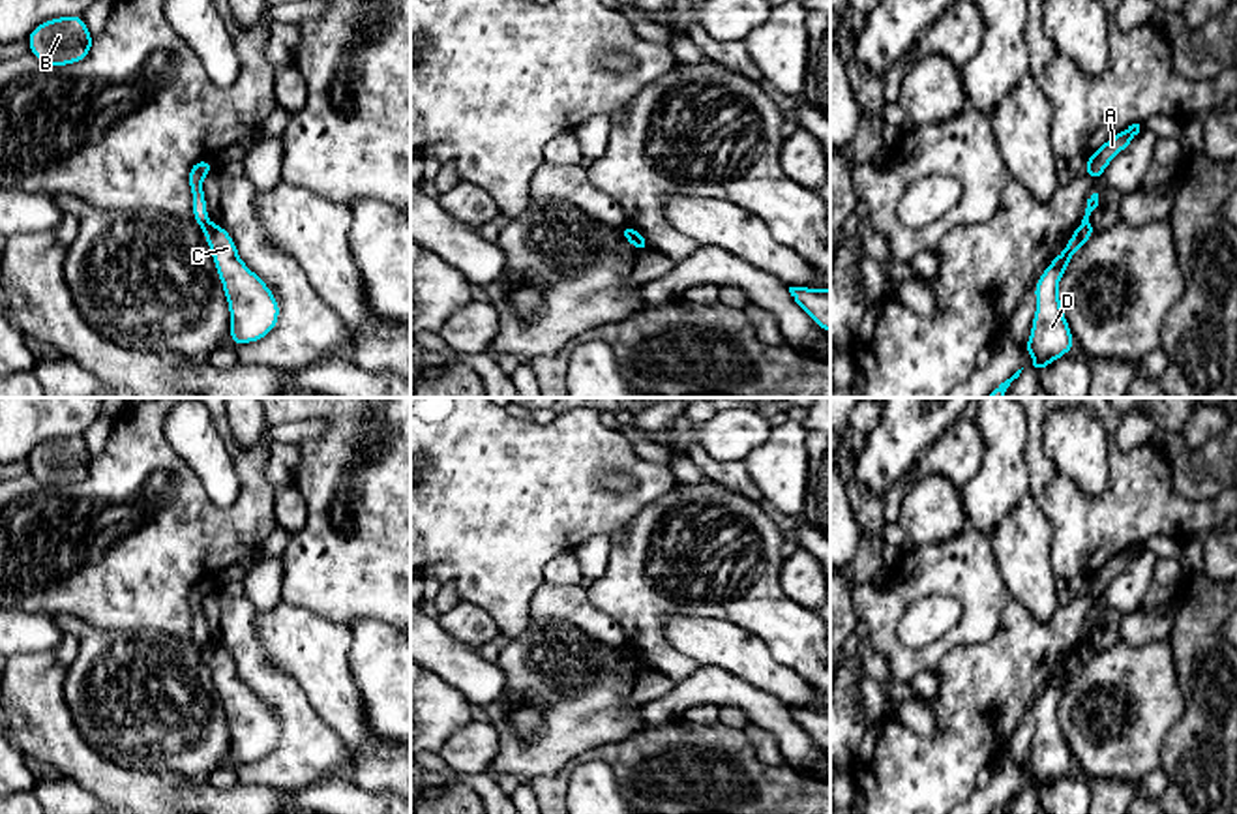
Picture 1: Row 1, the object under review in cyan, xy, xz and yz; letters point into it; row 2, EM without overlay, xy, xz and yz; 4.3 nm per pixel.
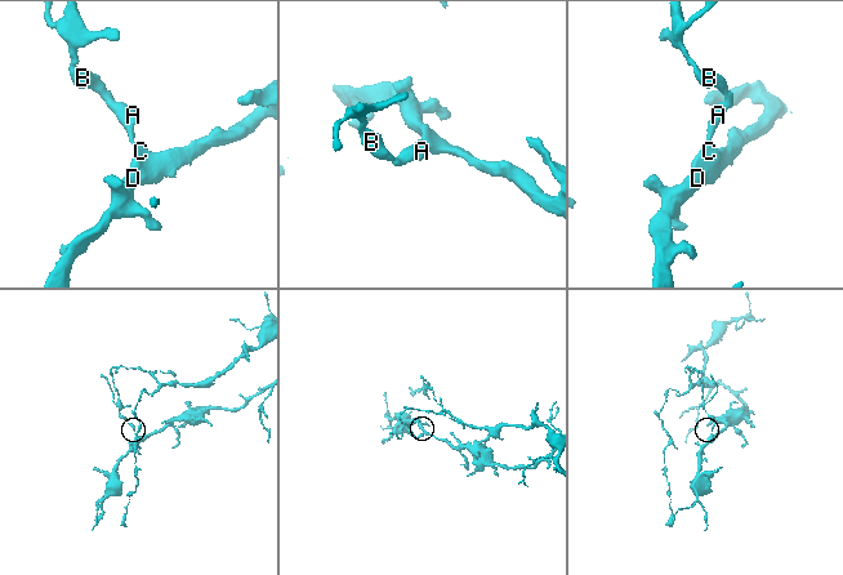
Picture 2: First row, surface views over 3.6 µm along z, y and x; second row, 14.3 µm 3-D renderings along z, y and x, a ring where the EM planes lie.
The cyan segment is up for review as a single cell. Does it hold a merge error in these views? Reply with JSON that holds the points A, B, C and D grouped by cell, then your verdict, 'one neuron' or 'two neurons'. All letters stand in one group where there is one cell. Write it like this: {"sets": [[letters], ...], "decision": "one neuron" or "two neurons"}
{"sets": [["A", "B"], ["C", "D"]], "decision": "two neurons"}

